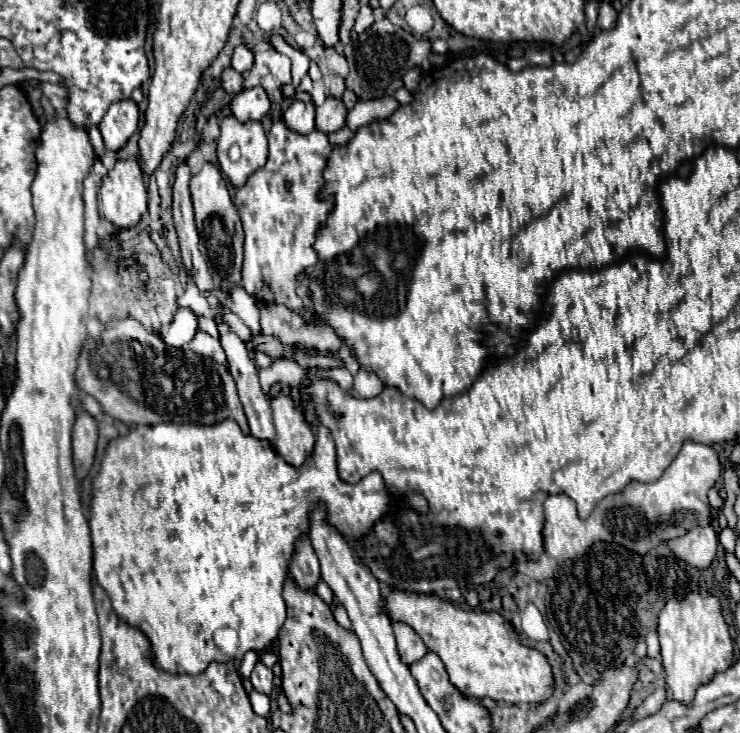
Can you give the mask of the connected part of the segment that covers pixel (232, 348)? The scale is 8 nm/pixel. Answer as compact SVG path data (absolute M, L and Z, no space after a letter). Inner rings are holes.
M216 317L216 325L218 325L218 339L220 339L220 345L224 347L224 353L226 353L226 359L228 359L228 369L236 381L236 387L238 395L240 395L240 401L244 405L244 411L246 411L246 417L248 417L248 425L250 425L250 431L252 431L252 437L260 439L260 441L268 441L274 445L276 441L276 429L274 429L274 423L272 423L272 409L270 409L270 401L268 397L262 393L260 389L260 383L258 383L258 369L254 365L254 361L250 359L248 351L246 351L246 345L244 341L230 329L230 325L222 319L222 317Z

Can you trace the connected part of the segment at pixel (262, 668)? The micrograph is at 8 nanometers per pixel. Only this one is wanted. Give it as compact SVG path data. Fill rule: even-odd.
M258 663L258 665L254 667L254 671L252 671L250 681L252 681L252 685L254 685L256 691L260 691L260 693L264 693L264 695L270 695L270 693L272 693L272 687L274 687L274 685L272 685L272 671L270 671L266 665Z

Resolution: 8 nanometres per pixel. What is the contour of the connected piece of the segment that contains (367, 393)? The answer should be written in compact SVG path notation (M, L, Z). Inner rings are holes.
M361 371L360 374L354 376L355 384L361 386L353 386L353 392L362 398L372 398L379 395L383 389L383 383L378 379L375 373L366 373Z

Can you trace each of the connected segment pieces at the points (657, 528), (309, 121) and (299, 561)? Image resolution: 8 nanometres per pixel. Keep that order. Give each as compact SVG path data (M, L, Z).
M684 443L678 457L654 483L630 483L622 493L604 497L592 515L582 521L576 513L576 503L568 495L552 495L544 503L544 549L548 555L570 565L594 541L618 541L636 553L648 553L658 541L684 535L694 525L710 523L708 489L720 477L722 465L712 447L702 443Z
M294 101L286 111L284 111L284 121L286 125L296 131L296 133L310 133L316 129L314 125L314 119L316 119L316 107L314 103L304 103L304 101Z
M302 535L296 541L294 547L294 555L290 559L290 575L294 577L294 581L300 587L306 589L314 589L316 581L320 579L320 565L318 565L318 557L310 545L310 537Z

